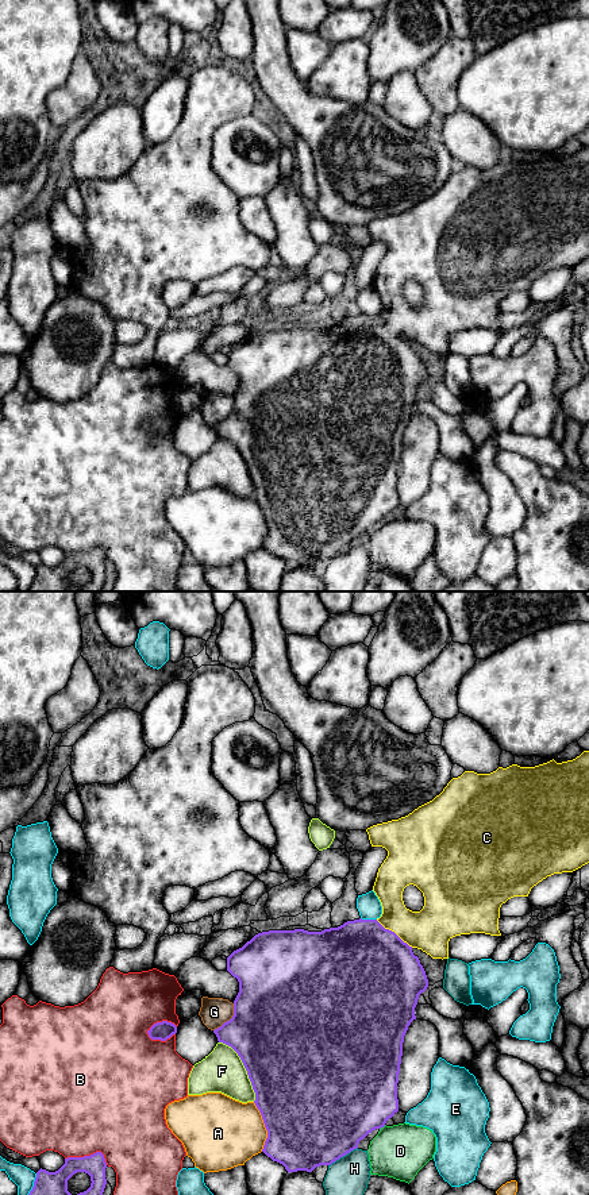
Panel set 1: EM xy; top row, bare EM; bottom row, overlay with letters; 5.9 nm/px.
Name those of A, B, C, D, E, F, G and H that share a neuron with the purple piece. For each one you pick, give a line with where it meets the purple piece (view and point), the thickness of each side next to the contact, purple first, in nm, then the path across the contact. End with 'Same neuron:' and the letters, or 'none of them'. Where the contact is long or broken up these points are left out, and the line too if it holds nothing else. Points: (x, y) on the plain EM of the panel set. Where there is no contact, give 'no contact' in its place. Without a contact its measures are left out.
C: contact xy (393, 327); calibres 500 and 260 nm; way xy (370, 362), (393, 327), (430, 324)
Same neuron: C

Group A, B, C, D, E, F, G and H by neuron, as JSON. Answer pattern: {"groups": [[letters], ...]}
{"groups": [["A"], ["B"], ["C"], ["D"], ["E"], ["F"], ["G"], ["H"]]}

